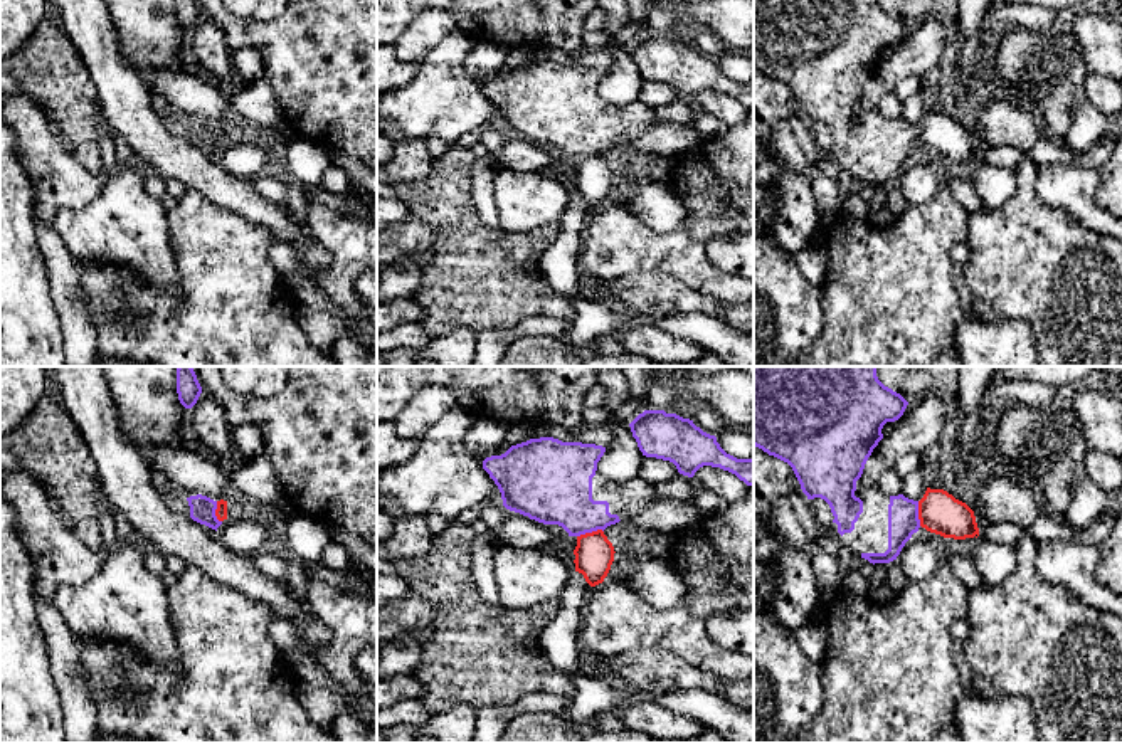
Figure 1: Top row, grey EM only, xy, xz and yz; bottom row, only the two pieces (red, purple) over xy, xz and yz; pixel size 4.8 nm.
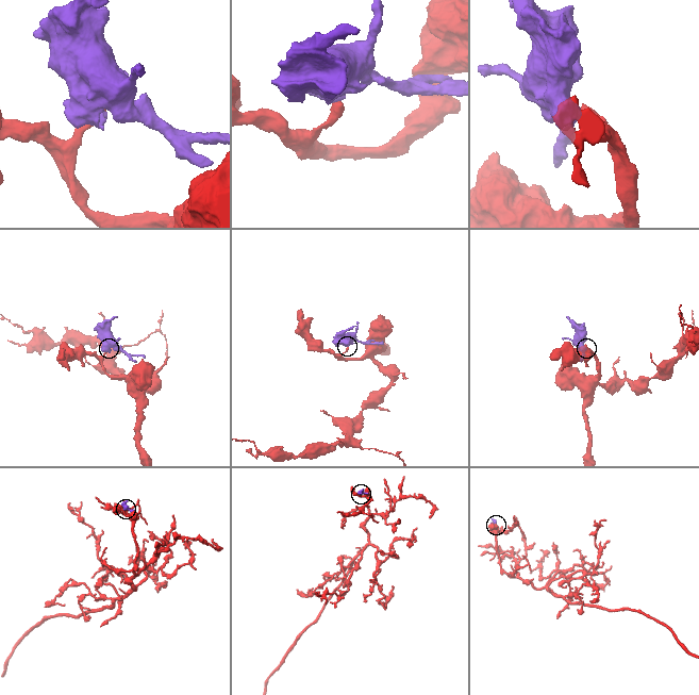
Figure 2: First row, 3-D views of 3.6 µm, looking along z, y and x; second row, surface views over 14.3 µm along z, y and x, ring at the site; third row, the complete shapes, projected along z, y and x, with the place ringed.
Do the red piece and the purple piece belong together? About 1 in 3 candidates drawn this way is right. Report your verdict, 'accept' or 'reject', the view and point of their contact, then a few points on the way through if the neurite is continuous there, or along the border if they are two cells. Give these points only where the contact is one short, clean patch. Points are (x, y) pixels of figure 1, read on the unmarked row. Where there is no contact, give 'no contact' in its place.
reject; meets red in xz at (589, 157); border along xz (603, 153), (592, 153), (577, 160)

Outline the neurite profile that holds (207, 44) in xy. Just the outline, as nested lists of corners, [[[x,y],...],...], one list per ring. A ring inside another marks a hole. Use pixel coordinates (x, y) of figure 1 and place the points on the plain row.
[[[202,13],[197,27],[188,32],[188,55],[219,79],[229,79],[234,74],[232,52],[222,27]]]

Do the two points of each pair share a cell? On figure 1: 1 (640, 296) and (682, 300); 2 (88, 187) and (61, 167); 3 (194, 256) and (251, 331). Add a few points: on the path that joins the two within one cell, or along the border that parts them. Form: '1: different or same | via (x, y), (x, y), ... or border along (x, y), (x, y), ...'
1: same | via (650, 296), (672, 298)
2: same | via (81, 187), (68, 173)
3: same | via (211, 274), (231, 295), (236, 313)

